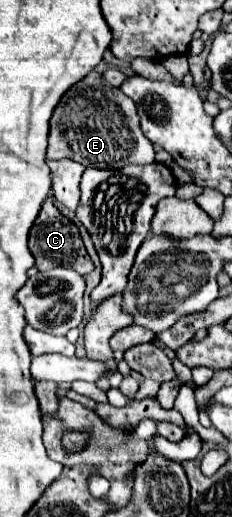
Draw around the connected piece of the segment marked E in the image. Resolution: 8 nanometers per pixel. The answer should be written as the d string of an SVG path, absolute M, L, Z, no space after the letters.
M92 70L88 76L76 82L72 90L66 90L62 100L54 108L54 114L50 118L46 158L68 158L82 166L116 168L124 164L152 164L154 148L152 142L142 134L134 102L118 88L108 86L100 72Z

